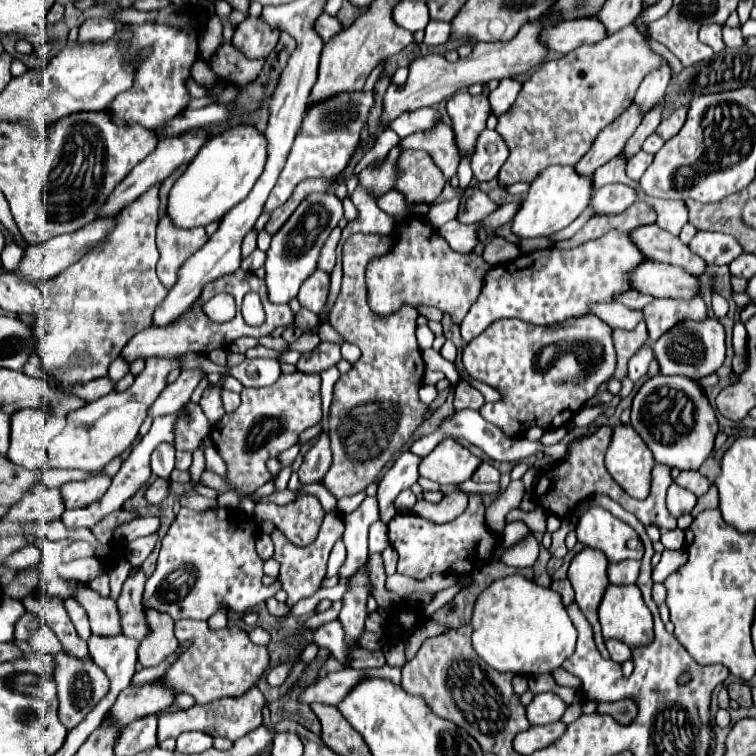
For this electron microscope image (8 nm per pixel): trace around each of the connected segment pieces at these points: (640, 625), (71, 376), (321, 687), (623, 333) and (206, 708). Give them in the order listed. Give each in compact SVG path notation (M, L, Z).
M610 585L608 591L604 593L604 599L600 603L600 625L602 625L602 635L604 639L620 639L628 647L646 647L648 643L654 641L654 621L652 613L646 607L642 593L636 585L632 587L616 587Z
M160 183L148 189L144 195L140 195L134 203L124 207L124 211L118 215L118 223L114 231L96 247L92 247L78 263L72 263L54 279L38 283L46 311L42 311L36 317L36 325L34 325L36 341L38 341L36 353L40 355L46 373L56 381L60 381L62 387L66 389L68 385L78 381L86 383L90 379L106 377L108 365L120 355L124 343L128 343L128 339L132 339L132 335L136 335L138 331L152 325L156 307L168 295L168 289L160 283L156 275L158 249L154 237L158 225L158 189Z
M384 665L378 669L342 669L336 673L330 673L326 677L320 677L314 685L306 687L304 693L300 695L300 701L306 703L324 703L324 705L334 705L338 707L344 697L364 679L388 679L396 685L400 685L400 669Z
M640 321L634 331L628 331L628 329L612 329L612 339L614 339L616 355L618 355L616 371L626 371L628 359L630 359L644 343L648 343L646 323Z
M254 687L248 691L248 695L242 695L240 699L218 699L206 705L194 705L190 709L170 709L160 715L158 721L158 743L164 739L176 739L184 731L202 731L208 733L210 737L226 737L230 741L236 741L238 737L246 735L248 731L256 729L262 725L262 705L264 705L264 695Z

